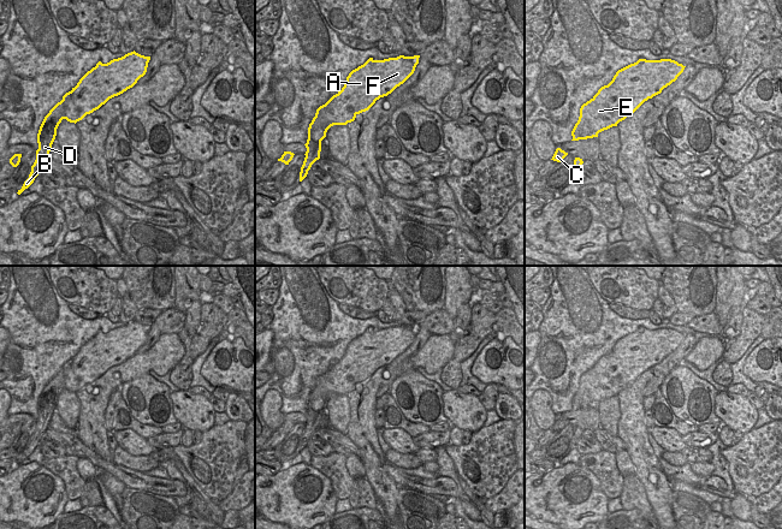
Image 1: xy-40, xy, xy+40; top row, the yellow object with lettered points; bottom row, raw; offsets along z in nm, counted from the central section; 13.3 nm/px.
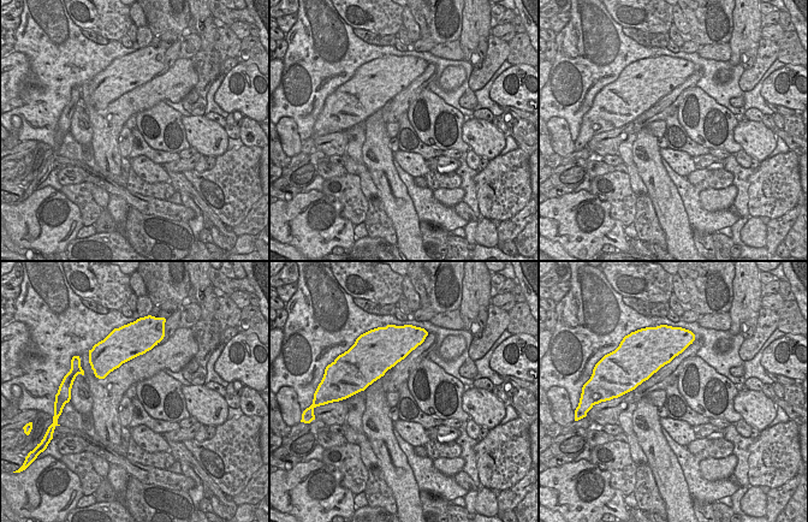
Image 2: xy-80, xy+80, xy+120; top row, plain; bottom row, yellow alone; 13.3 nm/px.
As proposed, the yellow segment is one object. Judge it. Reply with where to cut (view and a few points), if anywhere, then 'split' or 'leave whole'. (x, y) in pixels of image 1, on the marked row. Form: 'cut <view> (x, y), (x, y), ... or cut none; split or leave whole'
cut xy+40 (598, 132), (593, 132), (586, 123), (580, 138); split

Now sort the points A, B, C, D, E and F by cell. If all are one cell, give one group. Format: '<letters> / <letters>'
A C E F / B D

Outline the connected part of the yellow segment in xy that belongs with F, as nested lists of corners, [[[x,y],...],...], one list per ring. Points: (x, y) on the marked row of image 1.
[[[420,55],[374,60],[369,58],[363,65],[353,70],[340,91],[316,109],[308,129],[319,123],[322,130],[333,125],[346,125],[356,115],[368,111],[377,100],[387,96],[403,84],[415,71]]]

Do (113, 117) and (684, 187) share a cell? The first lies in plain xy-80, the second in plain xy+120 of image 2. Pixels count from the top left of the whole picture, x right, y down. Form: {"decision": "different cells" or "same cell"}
{"decision": "different cells"}

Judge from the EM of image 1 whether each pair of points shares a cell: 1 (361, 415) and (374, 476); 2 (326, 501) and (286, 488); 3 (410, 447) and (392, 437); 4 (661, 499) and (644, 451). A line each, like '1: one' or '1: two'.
1: one
2: one
3: one
4: one

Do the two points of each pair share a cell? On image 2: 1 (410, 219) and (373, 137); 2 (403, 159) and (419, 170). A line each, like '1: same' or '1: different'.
1: same
2: same

